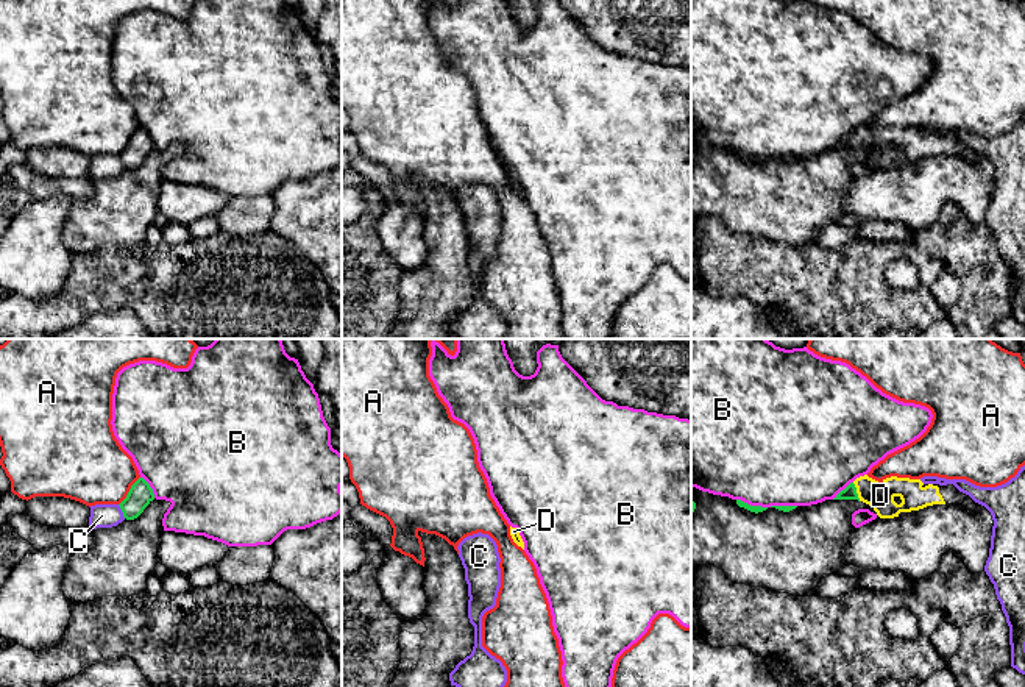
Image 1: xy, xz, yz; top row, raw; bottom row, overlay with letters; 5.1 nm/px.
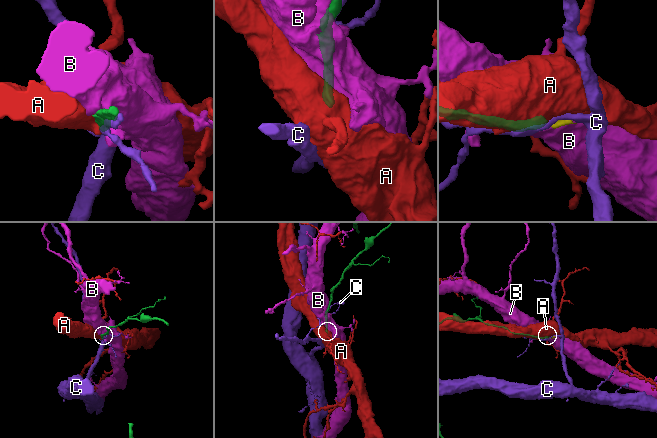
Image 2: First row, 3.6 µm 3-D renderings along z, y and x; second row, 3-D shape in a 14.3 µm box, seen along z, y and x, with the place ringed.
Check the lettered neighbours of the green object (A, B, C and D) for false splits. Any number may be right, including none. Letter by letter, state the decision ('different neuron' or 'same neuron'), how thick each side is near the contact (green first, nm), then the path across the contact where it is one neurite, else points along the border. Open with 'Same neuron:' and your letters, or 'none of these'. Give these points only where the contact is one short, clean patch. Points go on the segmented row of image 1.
Same neuron: D
A: different neuron; calibres 120 and 380 nm
B: different neuron; calibres 40 and 480 nm
C: different neuron; calibres 120 and 130 nm
D: same neuron; calibres 70 and 140 nm; way yz (849, 492), (855, 492), (880, 495)

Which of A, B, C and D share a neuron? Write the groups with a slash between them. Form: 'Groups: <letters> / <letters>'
Groups: A / B / C / D

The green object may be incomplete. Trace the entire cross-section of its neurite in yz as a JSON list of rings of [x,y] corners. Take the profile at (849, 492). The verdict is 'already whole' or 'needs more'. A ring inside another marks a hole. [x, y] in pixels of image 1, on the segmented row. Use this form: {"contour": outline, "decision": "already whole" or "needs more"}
{"contour": [[[867,475],[857,478],[833,500],[858,500],[874,507],[880,518],[919,511],[933,504],[959,504],[975,512],[977,503],[953,484],[924,484],[920,479],[891,476],[881,482]]], "decision": "needs more"}

